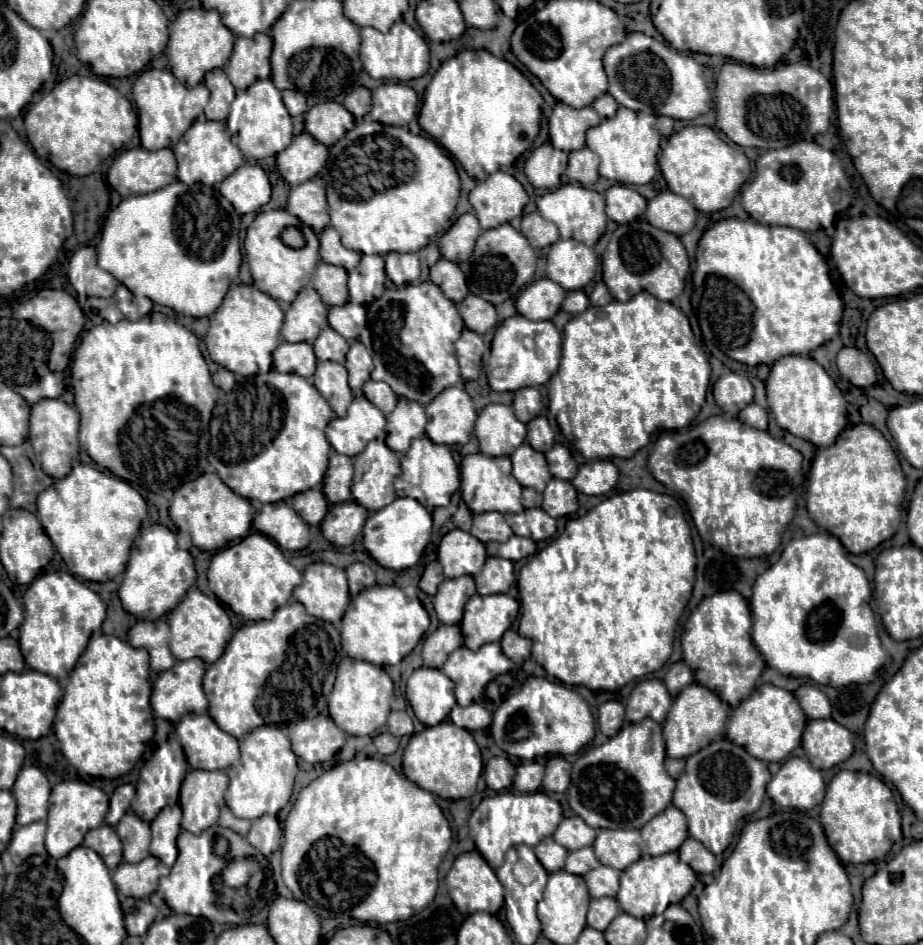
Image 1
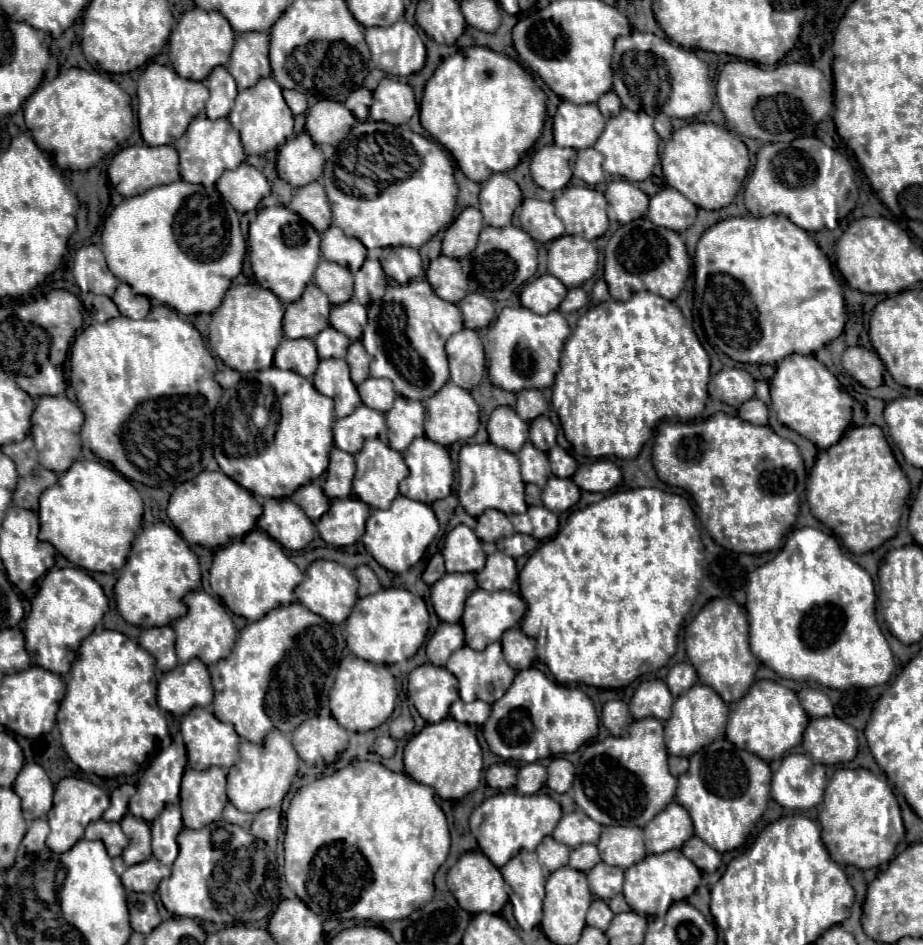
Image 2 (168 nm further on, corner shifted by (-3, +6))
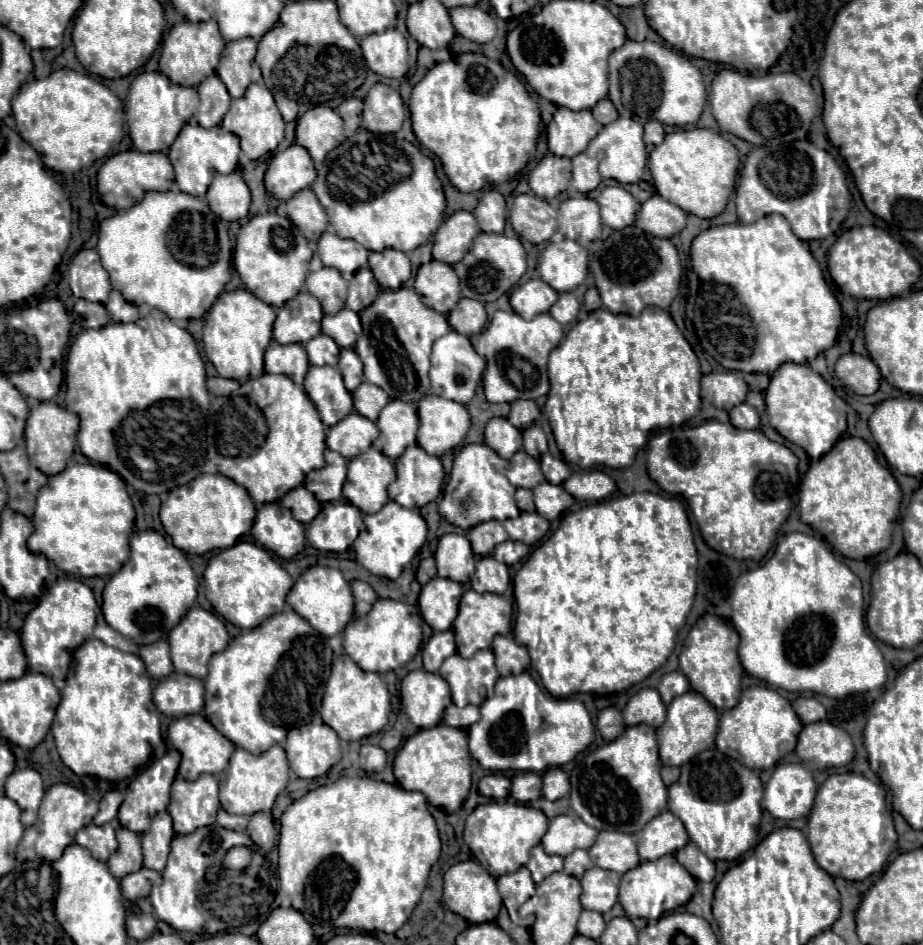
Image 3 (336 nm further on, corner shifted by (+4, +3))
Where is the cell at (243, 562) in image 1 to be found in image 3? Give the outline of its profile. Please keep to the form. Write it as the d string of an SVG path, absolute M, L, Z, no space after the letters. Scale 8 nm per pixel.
M238 542L232 548L218 552L218 556L210 560L204 570L204 584L206 598L224 620L238 628L256 628L268 616L278 614L284 608L286 594L294 582L281 563L264 548L252 542Z

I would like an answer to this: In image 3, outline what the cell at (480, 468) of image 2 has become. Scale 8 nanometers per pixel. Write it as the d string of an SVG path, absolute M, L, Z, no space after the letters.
M486 444L464 446L454 458L450 480L444 488L442 502L438 506L440 516L446 522L450 522L462 530L470 530L476 524L482 524L488 520L500 520L502 522L508 518L518 518L520 510L514 502L516 488L506 478L508 468L510 468L510 462L500 458Z

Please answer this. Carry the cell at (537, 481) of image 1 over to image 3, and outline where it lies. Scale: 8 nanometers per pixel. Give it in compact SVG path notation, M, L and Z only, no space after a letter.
M520 450L512 456L510 470L506 476L516 488L534 488L536 484L542 484L546 480L540 470L538 460L528 456L524 450Z

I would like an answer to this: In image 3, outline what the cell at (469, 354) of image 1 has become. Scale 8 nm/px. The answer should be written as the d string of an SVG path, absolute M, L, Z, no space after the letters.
M450 330L442 338L438 338L432 346L432 368L430 368L430 394L444 396L448 400L456 400L458 404L468 404L474 394L476 386L482 378L486 360L476 354L470 340L466 336L460 336L456 330Z

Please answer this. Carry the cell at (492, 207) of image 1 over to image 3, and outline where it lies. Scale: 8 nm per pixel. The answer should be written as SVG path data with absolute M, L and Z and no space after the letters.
M486 188L480 194L480 202L474 210L474 216L476 216L482 232L502 234L504 224L506 224L506 200L504 200L504 196L496 190Z

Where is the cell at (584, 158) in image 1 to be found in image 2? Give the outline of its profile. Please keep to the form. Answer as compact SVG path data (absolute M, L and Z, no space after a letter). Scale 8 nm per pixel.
M593 147L589 149L581 149L577 151L577 161L573 167L573 175L577 179L583 179L589 185L597 185L605 179L603 173L603 155L599 151L595 151Z

